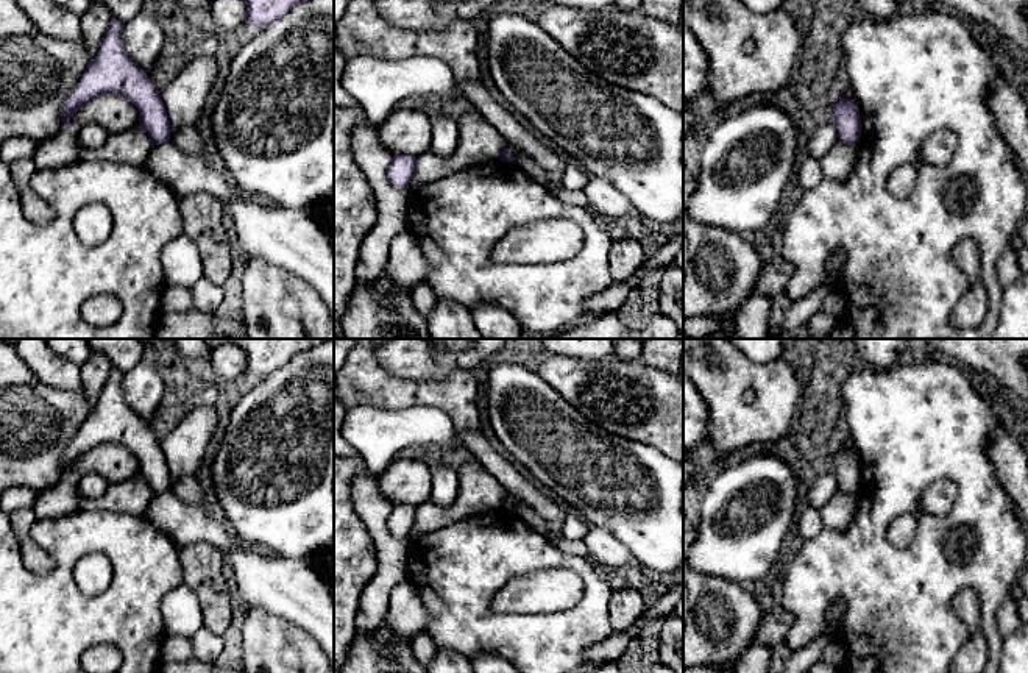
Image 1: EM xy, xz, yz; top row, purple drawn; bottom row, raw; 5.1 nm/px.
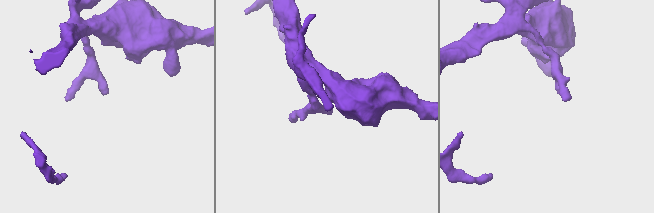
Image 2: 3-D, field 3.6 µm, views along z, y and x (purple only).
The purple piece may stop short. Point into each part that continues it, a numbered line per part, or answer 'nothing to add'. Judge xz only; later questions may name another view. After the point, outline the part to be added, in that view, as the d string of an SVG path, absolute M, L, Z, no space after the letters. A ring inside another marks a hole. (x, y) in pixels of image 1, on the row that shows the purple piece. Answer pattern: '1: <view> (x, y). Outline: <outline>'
nothing to add

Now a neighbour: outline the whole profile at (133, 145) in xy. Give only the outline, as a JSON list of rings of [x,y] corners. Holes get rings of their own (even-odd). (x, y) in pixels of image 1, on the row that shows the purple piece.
[[[137,123],[122,133],[109,134],[108,142],[100,148],[86,148],[80,142],[80,159],[144,166],[154,145],[150,134]]]

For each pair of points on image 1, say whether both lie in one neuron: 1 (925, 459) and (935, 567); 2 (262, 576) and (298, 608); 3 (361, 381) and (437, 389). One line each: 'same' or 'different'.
1: same
2: same
3: same

